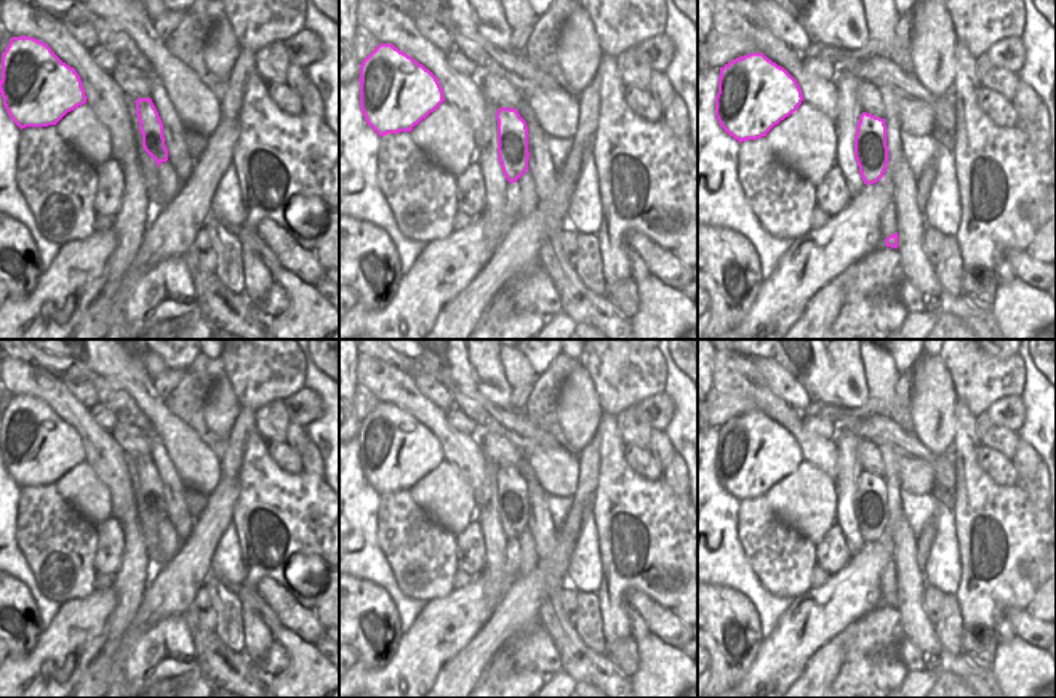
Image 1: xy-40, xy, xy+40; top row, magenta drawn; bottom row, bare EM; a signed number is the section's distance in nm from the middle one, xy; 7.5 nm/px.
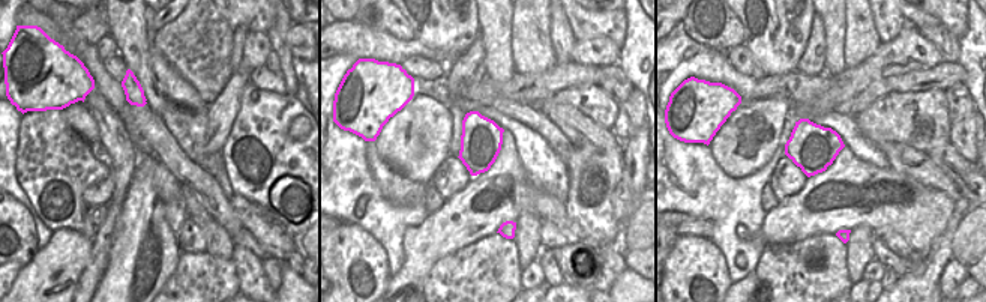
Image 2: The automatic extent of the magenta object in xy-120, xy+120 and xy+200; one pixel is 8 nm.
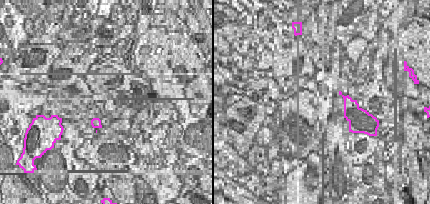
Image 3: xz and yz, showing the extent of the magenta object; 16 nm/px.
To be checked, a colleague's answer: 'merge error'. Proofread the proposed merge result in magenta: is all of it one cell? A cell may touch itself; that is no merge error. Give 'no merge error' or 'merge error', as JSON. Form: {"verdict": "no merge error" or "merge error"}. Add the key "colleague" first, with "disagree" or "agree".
{"colleague": "agree", "verdict": "merge error"}

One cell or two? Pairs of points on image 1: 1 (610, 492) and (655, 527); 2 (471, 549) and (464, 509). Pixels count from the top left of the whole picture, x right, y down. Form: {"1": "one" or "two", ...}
{"1": "one", "2": "two"}

